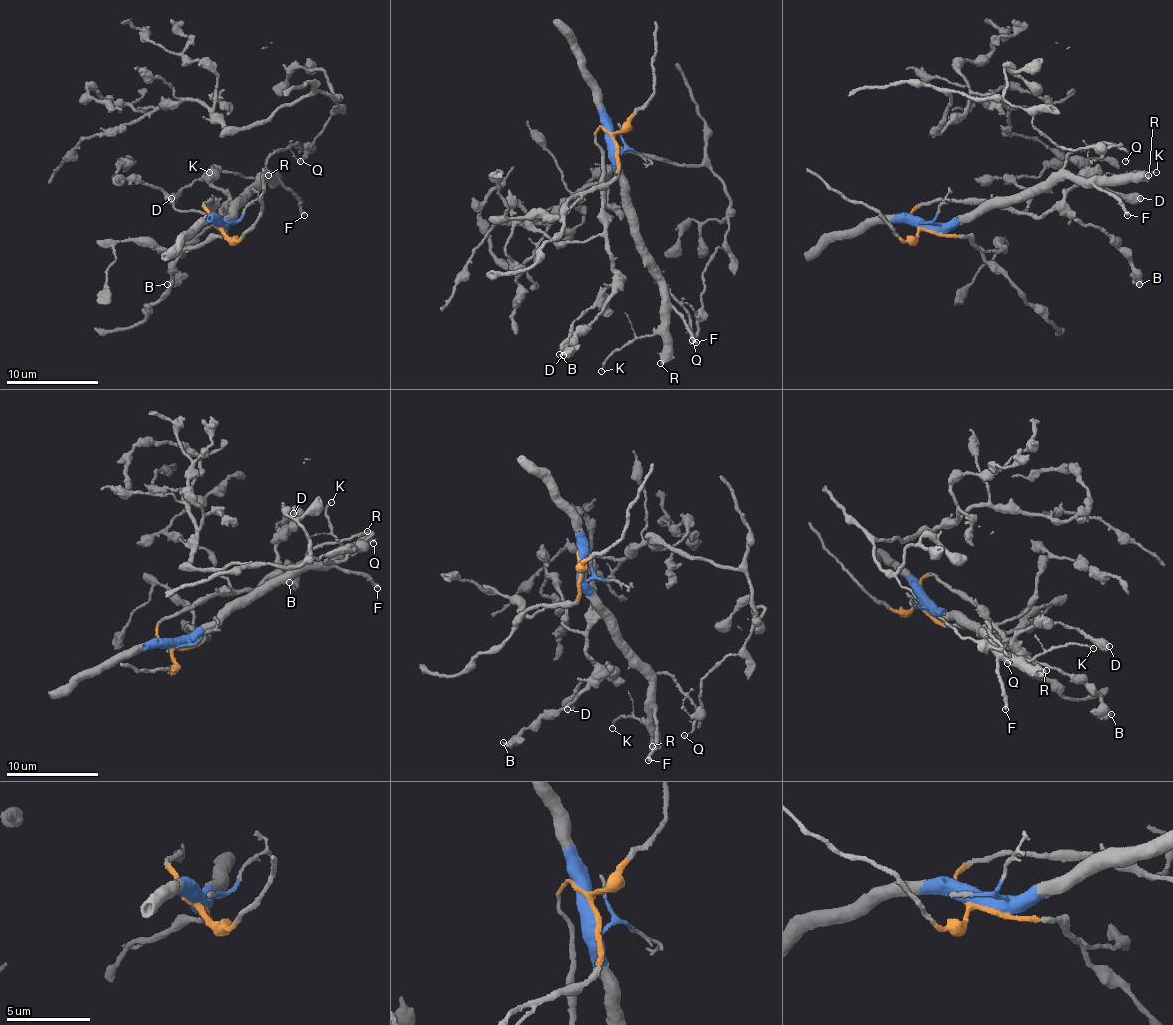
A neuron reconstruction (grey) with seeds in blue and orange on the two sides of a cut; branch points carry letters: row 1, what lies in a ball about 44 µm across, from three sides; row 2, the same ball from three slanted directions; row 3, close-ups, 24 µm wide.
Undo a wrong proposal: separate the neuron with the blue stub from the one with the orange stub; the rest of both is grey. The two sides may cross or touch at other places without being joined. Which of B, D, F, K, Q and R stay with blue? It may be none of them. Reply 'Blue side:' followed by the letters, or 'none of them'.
Blue side: F, K, Q, R

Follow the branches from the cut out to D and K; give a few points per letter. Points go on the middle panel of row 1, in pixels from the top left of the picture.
D: (611, 140), (602, 126), (595, 137), (602, 153), (609, 259), (620, 278), (572, 324), (563, 356)
K: (611, 140), (613, 174), (620, 183), (646, 262), (660, 282), (662, 324), (650, 335), (623, 344), (602, 372)

